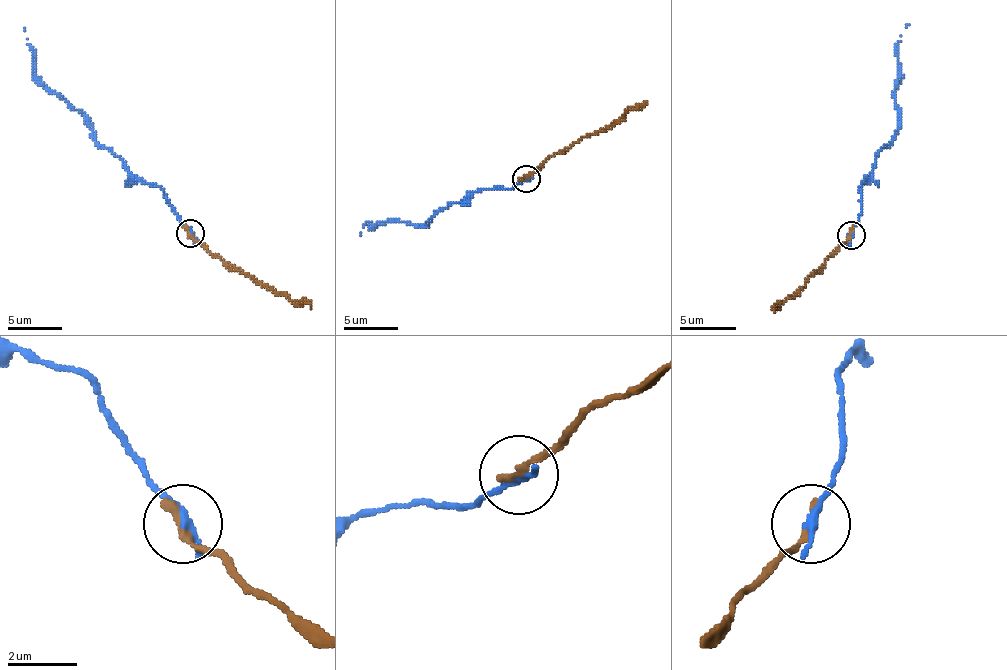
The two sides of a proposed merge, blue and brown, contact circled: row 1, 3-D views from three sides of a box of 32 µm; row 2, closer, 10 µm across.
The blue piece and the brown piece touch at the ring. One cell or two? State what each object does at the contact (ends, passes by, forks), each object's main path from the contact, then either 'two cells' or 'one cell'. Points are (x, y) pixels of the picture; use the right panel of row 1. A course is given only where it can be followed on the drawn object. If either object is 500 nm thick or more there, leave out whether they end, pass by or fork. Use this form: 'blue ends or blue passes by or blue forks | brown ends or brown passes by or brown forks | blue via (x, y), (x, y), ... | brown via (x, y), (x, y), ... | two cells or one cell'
blue ends | brown ends | blue via (850, 234), (861, 212), (861, 184), (875, 156), (892, 139), (898, 125), (898, 49), (909, 24) | brown via (850, 234), (800, 290), (780, 304), (774, 312) | two cells

